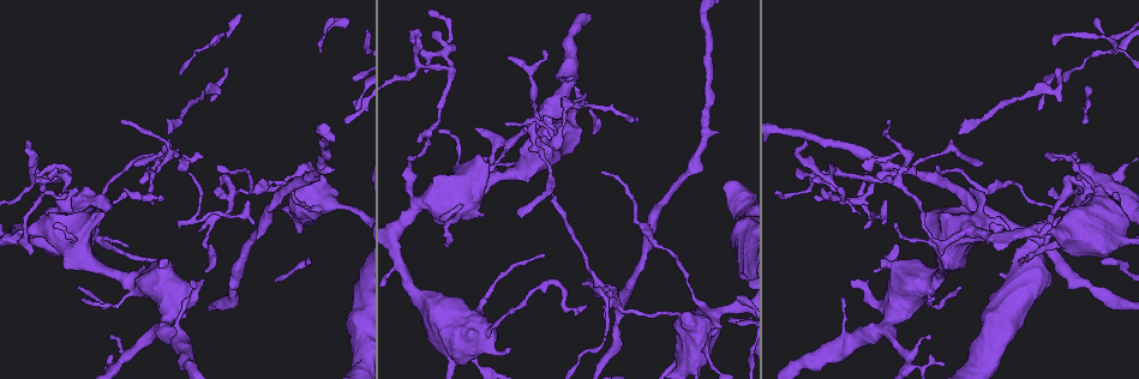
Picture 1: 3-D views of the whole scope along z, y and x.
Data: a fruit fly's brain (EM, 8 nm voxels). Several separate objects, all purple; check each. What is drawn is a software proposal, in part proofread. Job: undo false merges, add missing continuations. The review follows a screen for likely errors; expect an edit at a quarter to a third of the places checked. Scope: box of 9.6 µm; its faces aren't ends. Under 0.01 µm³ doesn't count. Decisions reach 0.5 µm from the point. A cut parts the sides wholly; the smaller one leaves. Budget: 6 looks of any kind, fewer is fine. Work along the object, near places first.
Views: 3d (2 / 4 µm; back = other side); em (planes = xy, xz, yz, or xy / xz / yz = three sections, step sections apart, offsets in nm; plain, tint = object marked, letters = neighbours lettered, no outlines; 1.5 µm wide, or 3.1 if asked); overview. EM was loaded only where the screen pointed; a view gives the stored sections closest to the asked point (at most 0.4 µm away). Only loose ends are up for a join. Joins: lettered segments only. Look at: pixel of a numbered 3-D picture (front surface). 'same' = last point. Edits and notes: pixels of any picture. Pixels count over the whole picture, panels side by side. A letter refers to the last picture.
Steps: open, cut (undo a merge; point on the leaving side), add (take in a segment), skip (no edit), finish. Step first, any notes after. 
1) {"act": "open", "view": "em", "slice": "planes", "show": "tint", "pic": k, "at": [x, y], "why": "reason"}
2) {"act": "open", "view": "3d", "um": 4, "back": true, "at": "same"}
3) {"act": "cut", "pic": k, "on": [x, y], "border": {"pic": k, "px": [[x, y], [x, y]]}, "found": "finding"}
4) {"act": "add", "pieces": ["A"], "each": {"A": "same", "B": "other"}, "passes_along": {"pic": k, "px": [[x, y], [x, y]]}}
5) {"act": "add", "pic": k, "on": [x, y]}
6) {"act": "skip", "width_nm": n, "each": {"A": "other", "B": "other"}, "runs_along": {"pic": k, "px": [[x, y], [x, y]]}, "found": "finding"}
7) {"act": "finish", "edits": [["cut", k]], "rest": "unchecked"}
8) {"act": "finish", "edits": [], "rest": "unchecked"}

{"act": "open", "view": "em", "slice": "planes", "show": "letters", "pic": 1, "at": [70, 171], "why": "four or more arms meet"}

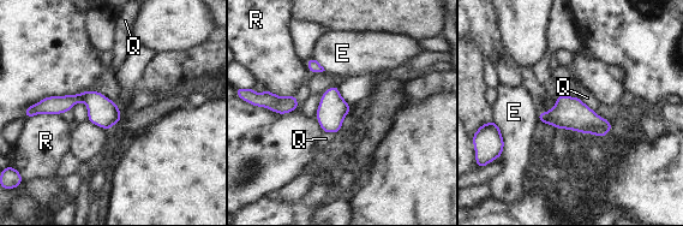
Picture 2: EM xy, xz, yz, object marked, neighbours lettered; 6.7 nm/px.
{"act": "skip", "longest_contact_nm": ["E", 240], "each": {"E": "other", "Q": "other", "R": "other"}, "found": "all the same neuron"}

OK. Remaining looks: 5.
{"act": "open", "view": "3d", "um": 4, "pic": 1, "at": [158, 198], "why": "branch stops here"}

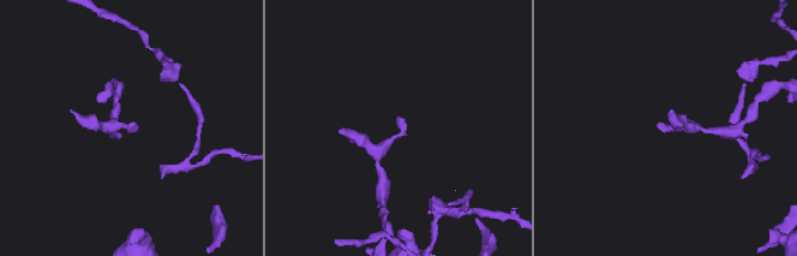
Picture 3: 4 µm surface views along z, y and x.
{"act": "open", "view": "em", "slice": "xz", "step": 8, "show": "tint", "pic": 3, "at": [128, 124], "why": "need the tissue"}

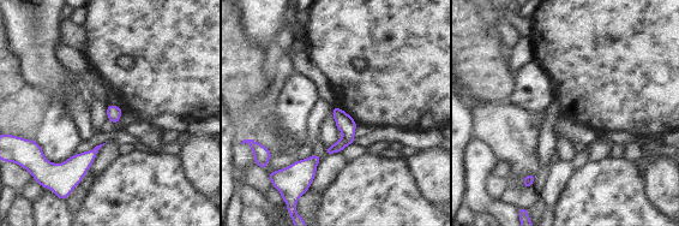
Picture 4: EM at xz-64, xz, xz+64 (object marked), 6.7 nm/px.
{"act": "open", "view": "em", "slice": "xz", "step": 8, "show": "letters", "at": "same"}

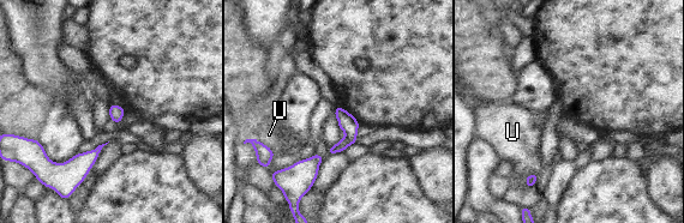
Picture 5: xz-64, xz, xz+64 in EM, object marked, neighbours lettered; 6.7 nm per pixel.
{"act": "skip", "width_nm": 100, "each": {"U": "other"}, "found": "no lettered segment goes on from it"}

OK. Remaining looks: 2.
{"act": "finish", "edits": [], "rest": "unchecked"}

